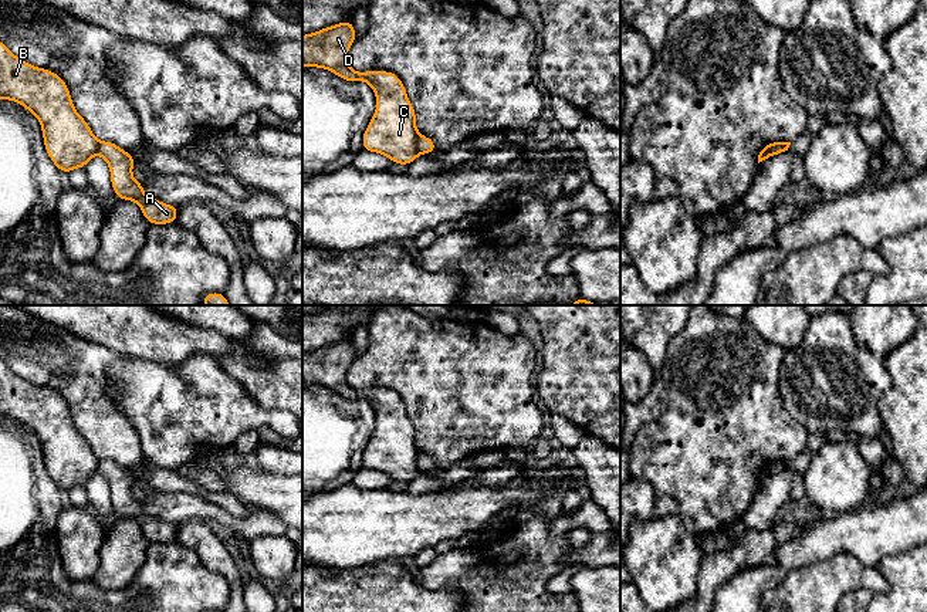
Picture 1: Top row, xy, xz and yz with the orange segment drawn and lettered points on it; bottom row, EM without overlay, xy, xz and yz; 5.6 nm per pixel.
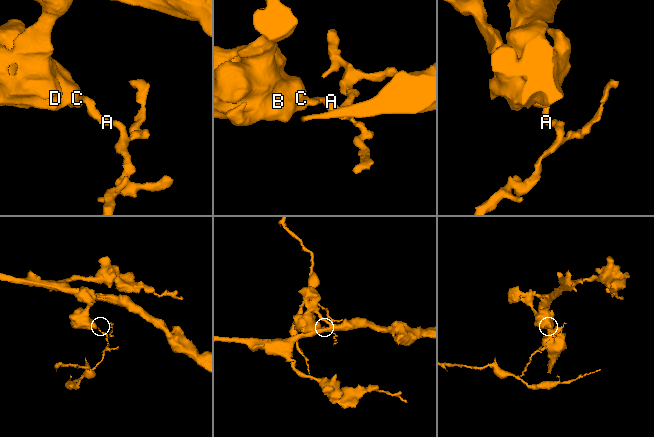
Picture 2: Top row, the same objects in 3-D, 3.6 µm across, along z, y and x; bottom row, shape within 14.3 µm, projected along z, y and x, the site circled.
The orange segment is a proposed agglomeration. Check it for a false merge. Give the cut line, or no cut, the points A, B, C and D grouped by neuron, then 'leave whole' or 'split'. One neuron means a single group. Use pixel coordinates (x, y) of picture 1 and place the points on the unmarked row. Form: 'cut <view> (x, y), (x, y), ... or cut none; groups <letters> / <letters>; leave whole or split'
cut xz (418, 453), (419, 472); groups A / B C D; split

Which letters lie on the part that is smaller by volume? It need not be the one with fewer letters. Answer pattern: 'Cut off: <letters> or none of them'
Cut off: A

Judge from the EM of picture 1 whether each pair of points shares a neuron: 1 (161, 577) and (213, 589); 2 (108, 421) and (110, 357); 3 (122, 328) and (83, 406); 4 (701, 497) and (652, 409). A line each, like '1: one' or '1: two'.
1: one
2: one
3: two
4: two

